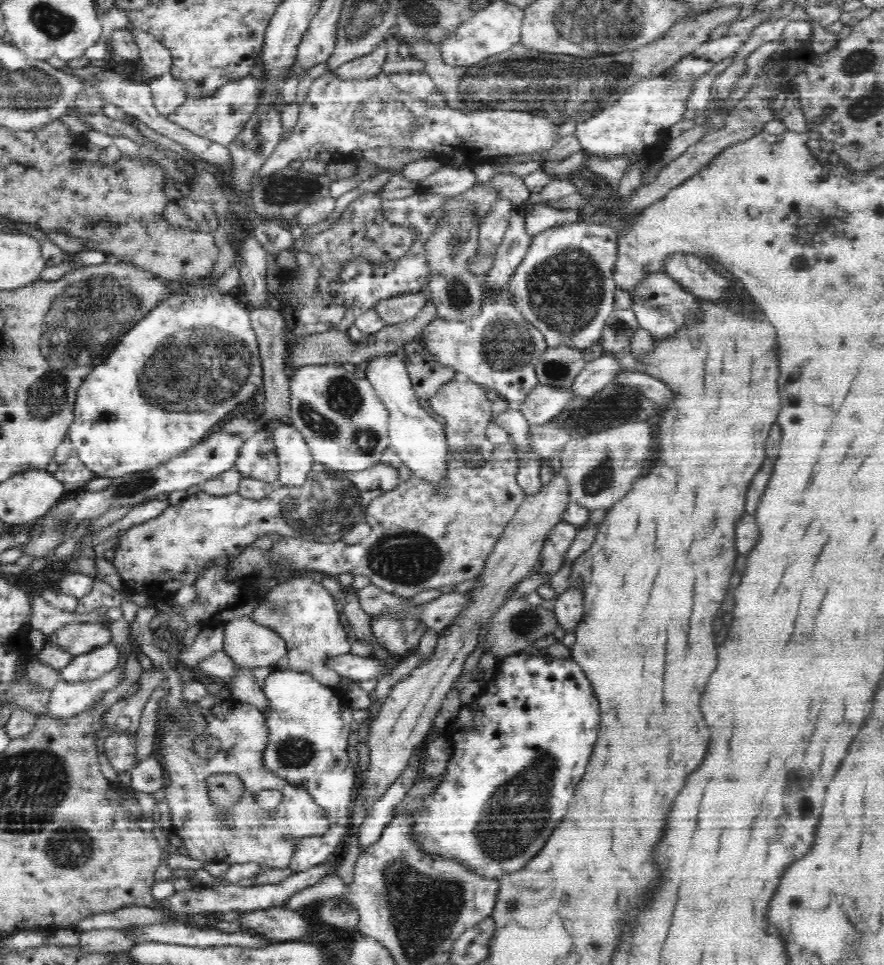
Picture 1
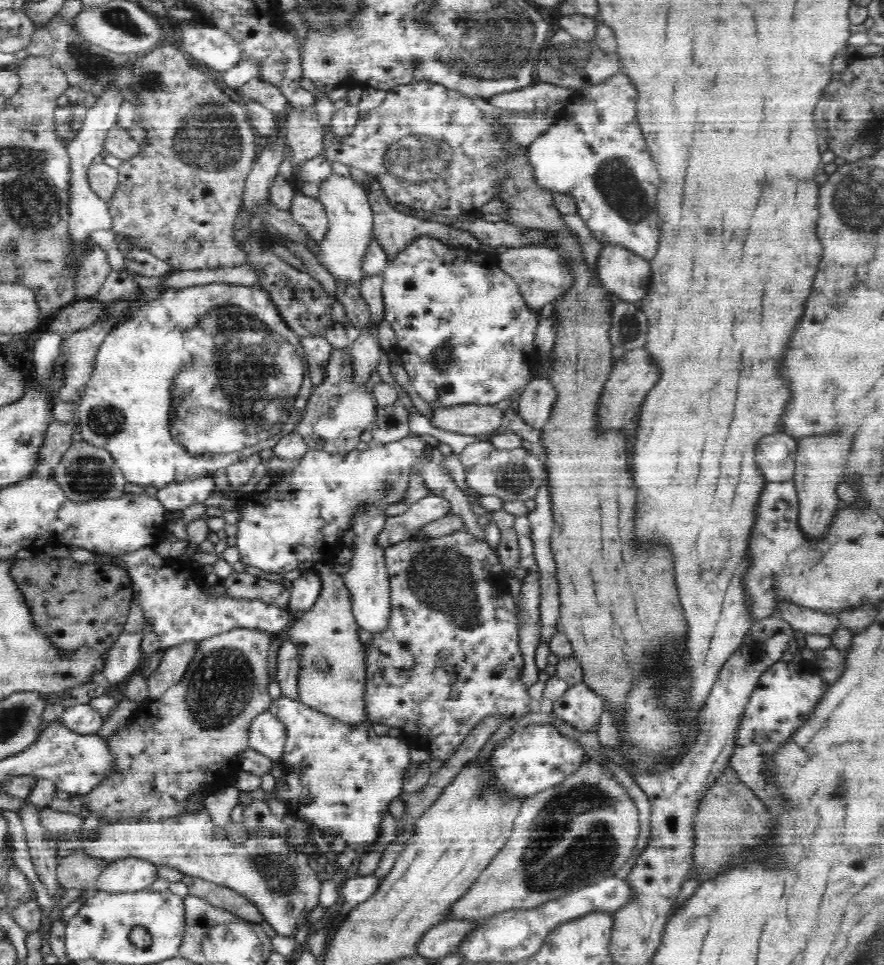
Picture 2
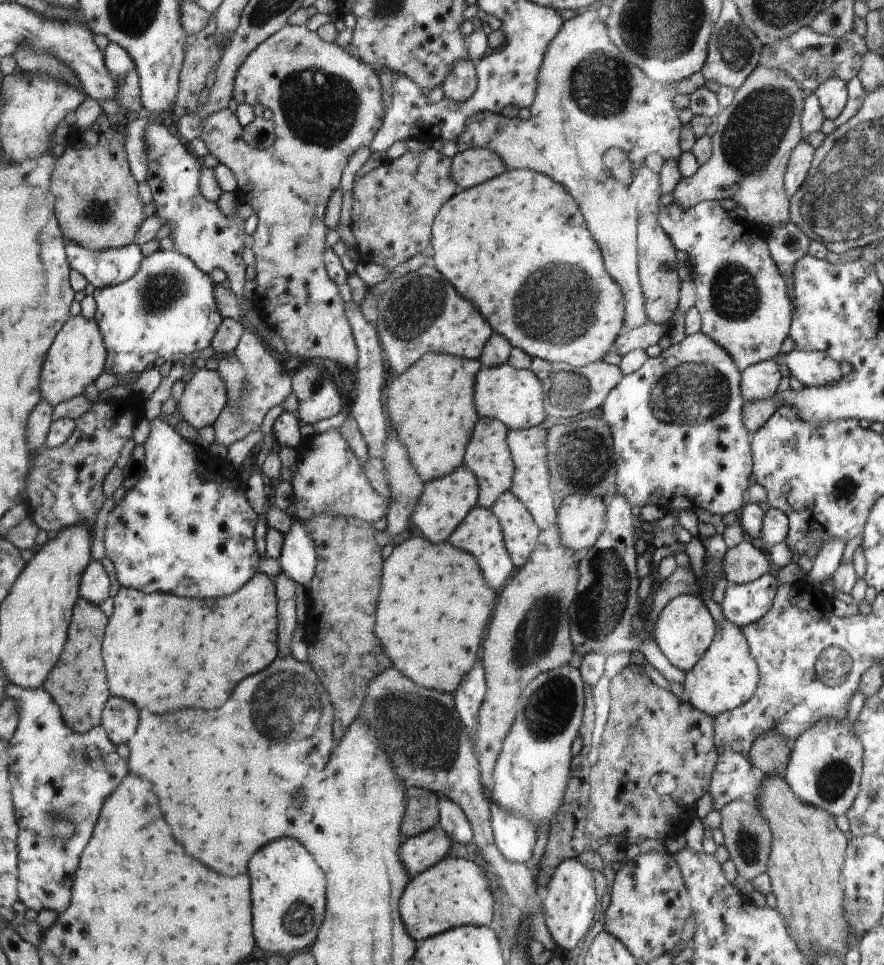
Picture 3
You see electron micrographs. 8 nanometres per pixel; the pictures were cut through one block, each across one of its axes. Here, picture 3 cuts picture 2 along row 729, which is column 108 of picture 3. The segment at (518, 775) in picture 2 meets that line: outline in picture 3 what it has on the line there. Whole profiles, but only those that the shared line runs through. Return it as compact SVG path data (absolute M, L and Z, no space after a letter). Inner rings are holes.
M154 418L149 421L151 432L146 440L147 450L147 468L144 478L140 480L140 484L134 490L127 490L126 497L120 504L116 505L111 512L110 521L106 530L106 547L107 552L116 567L116 574L124 587L132 587L142 592L154 594L157 592L172 592L178 596L188 596L188 598L198 598L204 596L204 600L208 598L226 598L226 596L234 595L242 590L242 587L249 582L250 579L258 572L258 564L260 564L260 556L254 548L254 528L258 522L258 514L254 512L254 508L248 504L246 500L246 483L242 480L242 473L236 467L232 467L229 462L212 456L210 451L204 450L197 444L186 441L178 433L174 426L171 426L166 420Z

